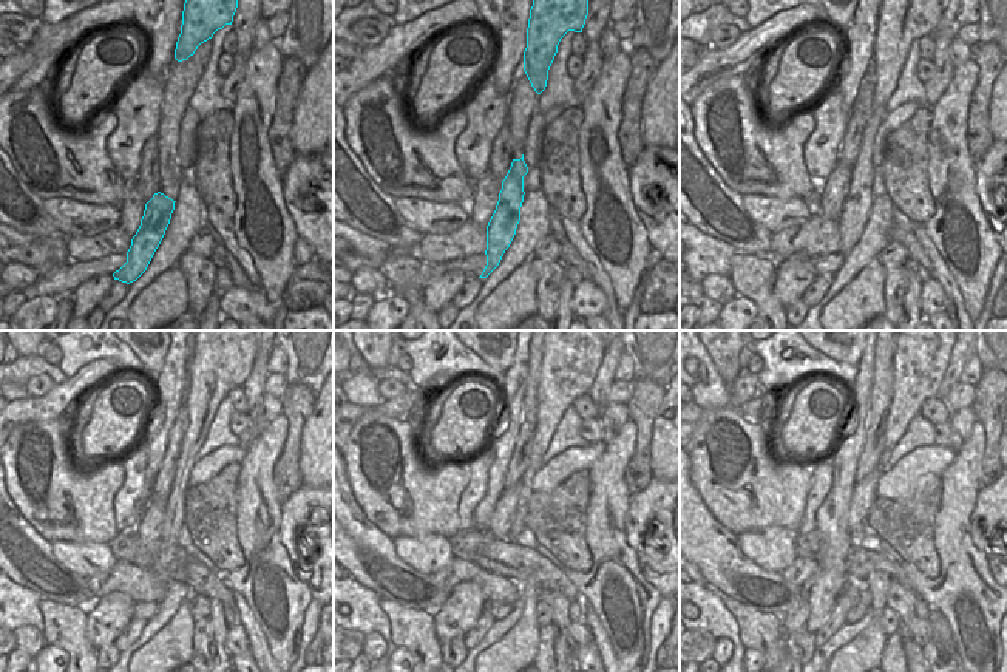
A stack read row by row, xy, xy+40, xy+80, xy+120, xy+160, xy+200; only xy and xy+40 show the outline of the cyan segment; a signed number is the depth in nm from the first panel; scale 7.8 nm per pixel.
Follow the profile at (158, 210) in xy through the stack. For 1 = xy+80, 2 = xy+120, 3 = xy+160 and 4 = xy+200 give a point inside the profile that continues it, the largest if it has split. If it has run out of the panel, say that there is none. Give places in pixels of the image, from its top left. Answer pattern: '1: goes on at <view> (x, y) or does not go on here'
1: goes on at xy+80 (905, 16)
2: goes on at xy+120 (220, 362)
3: goes on at xy+160 (570, 362)
4: goes on at xy+200 (919, 362)

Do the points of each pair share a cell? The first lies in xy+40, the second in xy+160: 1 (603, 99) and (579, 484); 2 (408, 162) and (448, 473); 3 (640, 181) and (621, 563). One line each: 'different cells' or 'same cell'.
1: different cells
2: same cell
3: different cells

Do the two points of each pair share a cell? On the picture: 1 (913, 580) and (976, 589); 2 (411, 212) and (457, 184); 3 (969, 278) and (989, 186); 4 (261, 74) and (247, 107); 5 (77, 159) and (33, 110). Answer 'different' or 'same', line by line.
1: same
2: different
3: different
4: same
5: same

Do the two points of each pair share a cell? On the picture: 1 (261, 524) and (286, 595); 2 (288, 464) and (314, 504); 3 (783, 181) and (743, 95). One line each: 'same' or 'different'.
1: same
2: different
3: same

